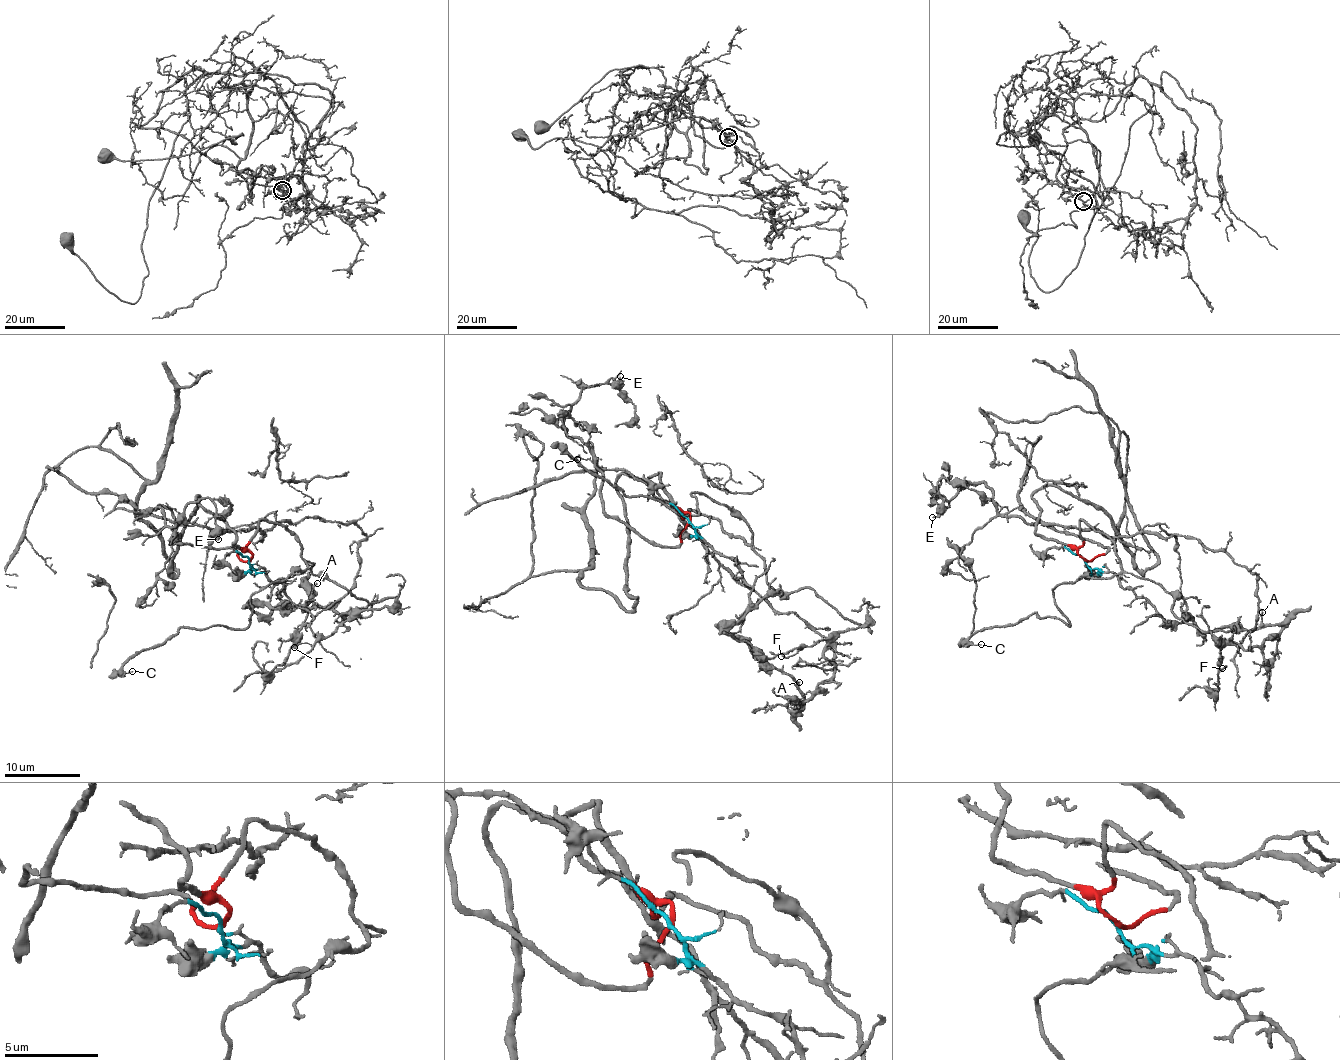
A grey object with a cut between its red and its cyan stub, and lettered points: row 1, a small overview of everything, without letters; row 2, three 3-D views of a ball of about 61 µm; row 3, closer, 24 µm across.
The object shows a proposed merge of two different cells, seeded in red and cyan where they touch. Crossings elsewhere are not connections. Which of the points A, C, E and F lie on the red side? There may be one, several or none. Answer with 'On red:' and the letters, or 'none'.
On red: C, E

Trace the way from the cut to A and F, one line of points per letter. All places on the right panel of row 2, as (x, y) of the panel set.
A: (1085, 559), (1087, 564), (1111, 571), (1167, 621), (1191, 618), (1201, 629), (1251, 631), (1260, 624), (1262, 612)
F: (1085, 559), (1167, 621), (1191, 618), (1202, 630), (1280, 626), (1256, 647), (1224, 644), (1222, 669)

